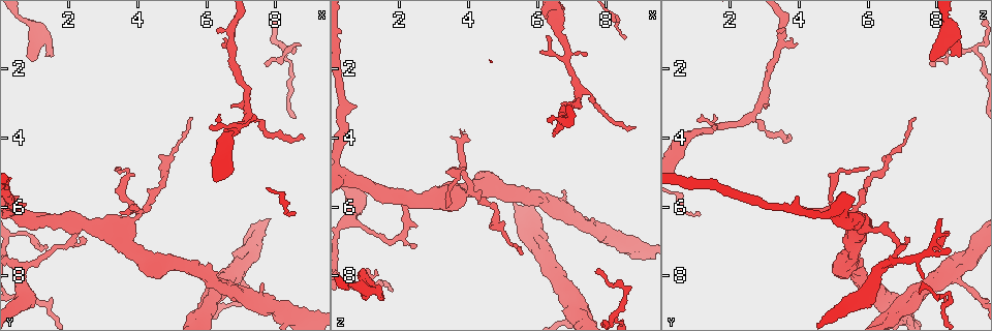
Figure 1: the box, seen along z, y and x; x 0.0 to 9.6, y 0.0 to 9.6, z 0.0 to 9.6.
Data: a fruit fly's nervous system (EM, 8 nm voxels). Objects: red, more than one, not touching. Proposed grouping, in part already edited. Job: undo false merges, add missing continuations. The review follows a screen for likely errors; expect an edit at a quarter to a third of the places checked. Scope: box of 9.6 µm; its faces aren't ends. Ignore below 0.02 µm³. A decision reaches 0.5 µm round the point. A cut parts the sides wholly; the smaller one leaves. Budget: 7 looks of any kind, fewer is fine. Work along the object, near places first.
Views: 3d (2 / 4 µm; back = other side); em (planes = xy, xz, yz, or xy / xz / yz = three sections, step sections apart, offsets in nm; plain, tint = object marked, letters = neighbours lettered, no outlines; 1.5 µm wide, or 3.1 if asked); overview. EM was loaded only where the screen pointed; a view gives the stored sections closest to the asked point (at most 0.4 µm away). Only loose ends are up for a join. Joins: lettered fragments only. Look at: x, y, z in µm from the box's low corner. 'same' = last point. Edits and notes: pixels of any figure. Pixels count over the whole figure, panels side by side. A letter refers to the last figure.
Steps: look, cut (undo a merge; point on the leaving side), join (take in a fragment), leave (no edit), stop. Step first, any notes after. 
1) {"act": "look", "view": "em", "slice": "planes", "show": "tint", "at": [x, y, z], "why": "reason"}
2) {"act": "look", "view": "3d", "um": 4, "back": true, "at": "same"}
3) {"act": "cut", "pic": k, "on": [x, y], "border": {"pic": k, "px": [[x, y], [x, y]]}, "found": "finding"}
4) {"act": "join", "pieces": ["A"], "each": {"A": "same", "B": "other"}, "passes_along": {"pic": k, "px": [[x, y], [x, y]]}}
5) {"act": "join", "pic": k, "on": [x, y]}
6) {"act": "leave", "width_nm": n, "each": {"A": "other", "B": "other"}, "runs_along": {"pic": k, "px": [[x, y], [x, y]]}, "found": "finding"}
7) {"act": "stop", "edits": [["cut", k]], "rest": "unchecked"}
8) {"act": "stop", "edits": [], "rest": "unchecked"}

{"act": "look", "view": "em", "slice": "yz", "step": 4, "show": "tint", "at": [3.80, 6.05, 3.80], "why": "branch stops here"}

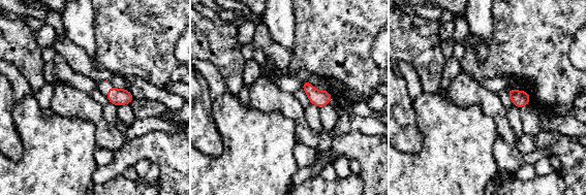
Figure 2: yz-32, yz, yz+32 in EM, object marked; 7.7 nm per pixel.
{"act": "look", "view": "em", "slice": "planes", "show": "letters", "at": "same", "why": "another direction"}

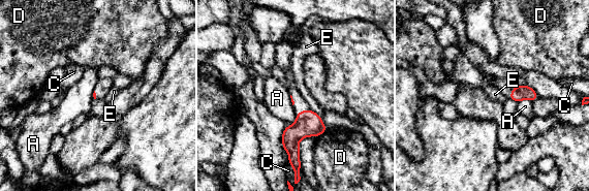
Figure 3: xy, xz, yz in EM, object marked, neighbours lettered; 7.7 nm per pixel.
{"act": "leave", "longest_contact_nm": ["C", 140], "each": {"A": "other", "C": "other", "D": "other", "E": "other"}, "border": {"pic": 3, "px": [[310, 108], [320, 118]]}, "found": "none of them fits"}

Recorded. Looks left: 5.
{"act": "look", "view": "3d", "um": 2, "at": [2.50, 6.55, 6.65], "why": "branch stops here"}

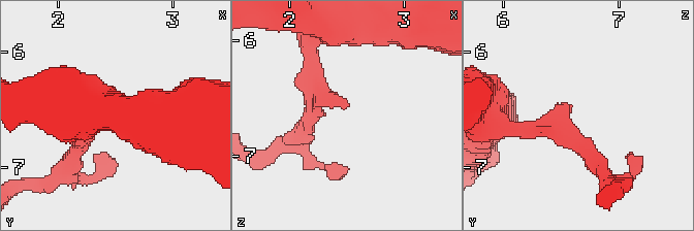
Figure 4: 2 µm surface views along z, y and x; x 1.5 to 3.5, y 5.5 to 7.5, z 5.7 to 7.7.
{"act": "look", "view": "em", "slice": "yz", "step": 8, "show": "tint", "at": [2.48, 6.52, 6.60]}

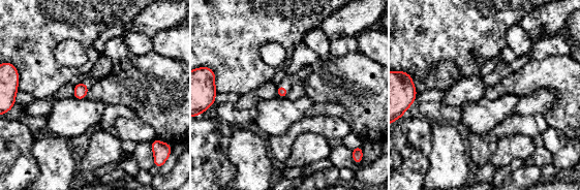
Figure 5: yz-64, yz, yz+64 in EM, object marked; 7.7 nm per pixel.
{"act": "look", "view": "em", "slice": "planes", "show": "letters", "at": "same", "why": "cut it another way"}

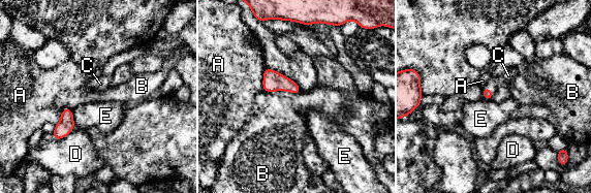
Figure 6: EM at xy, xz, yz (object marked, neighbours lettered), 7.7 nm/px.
{"act": "join", "pic": 6, "on": [493, 83], "longest_contact_nm": ["B", 280], "each": {"A": "other", "B": "other", "C": "same", "D": "other", "E": "other"}, "passes_along": {"pic": 6, "px": [[488, 94], [489, 89], [493, 83]]}, "found": "it goes on there"}

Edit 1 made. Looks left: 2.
{"act": "look", "view": "overview"}

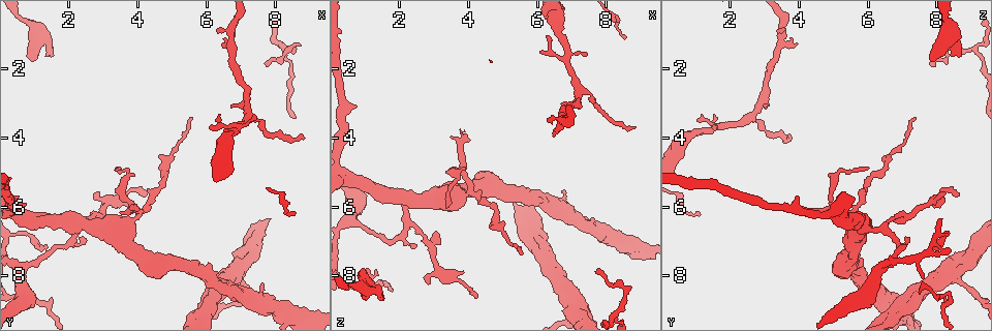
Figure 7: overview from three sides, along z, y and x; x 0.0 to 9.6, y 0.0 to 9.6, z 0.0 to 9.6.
{"act": "look", "view": "em", "slice": "yz", "step": 8, "show": "letters", "at": [6.60, 3.90, 0.85], "why": "thick turns thin"}

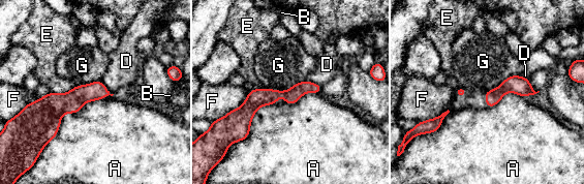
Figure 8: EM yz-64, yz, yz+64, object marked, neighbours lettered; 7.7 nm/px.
{"act": "leave", "each": {"A": "other", "B": "other", "D": "other", "E": "other", "F": "other", "G": "other"}, "border": {"pic": 8, "px": [[75, 86], [64, 93], [51, 92]]}, "found": "continuous, no second neuron"}

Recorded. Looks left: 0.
{"act": "stop", "edits": [["join", 6]], "rest": "unchecked"}

